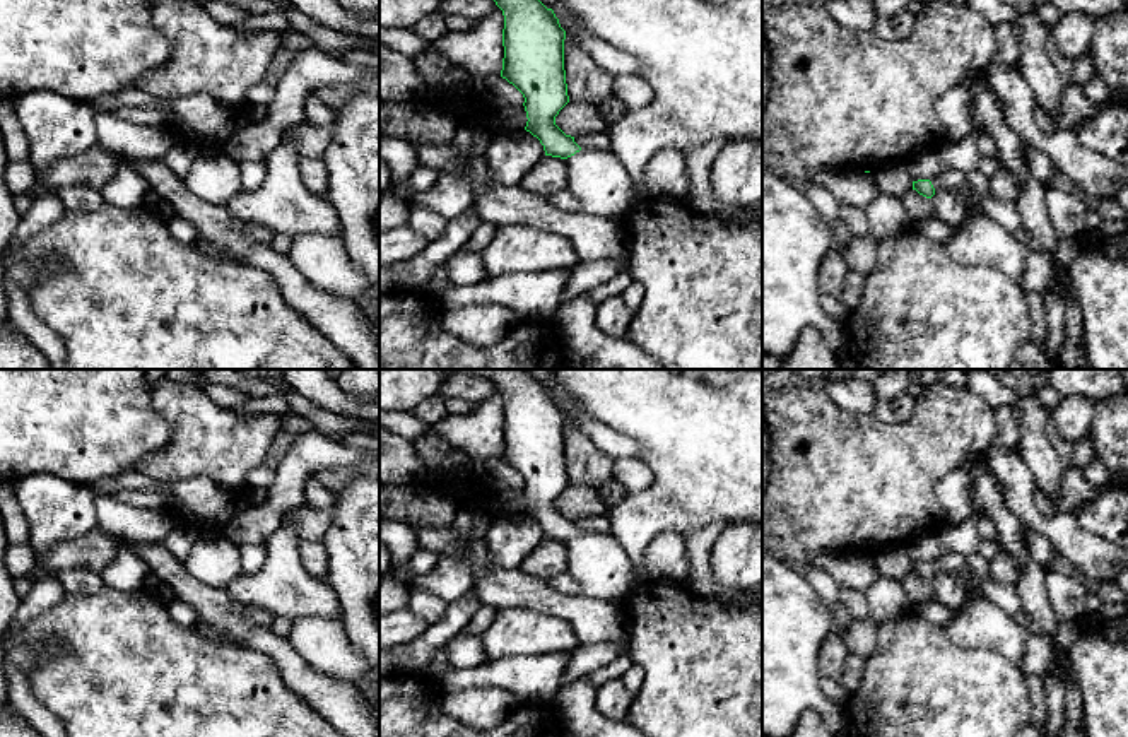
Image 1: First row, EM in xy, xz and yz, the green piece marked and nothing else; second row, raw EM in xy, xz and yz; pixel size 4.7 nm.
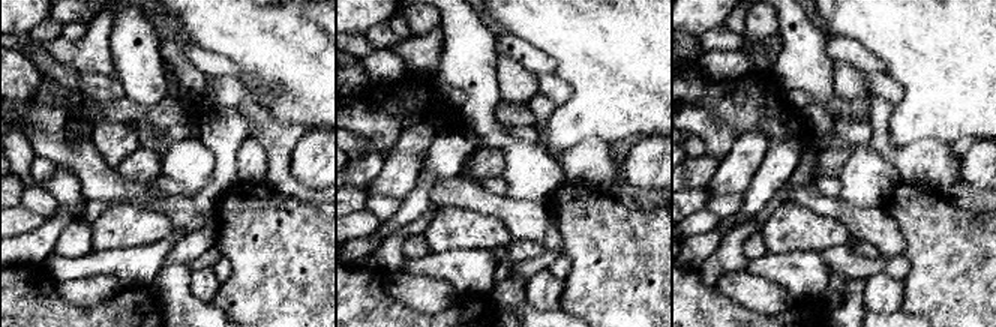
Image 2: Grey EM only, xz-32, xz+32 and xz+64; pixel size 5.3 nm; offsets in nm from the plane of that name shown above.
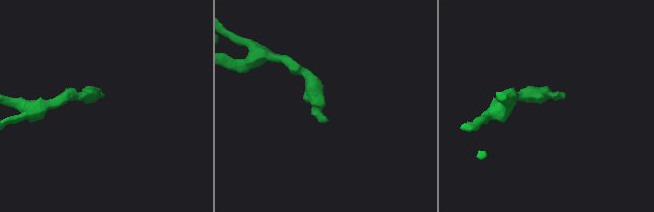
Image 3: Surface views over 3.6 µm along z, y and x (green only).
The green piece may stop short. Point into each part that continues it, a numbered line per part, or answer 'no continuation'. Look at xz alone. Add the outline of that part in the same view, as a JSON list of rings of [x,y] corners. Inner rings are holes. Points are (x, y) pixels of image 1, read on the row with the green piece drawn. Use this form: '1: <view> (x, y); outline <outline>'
1: xz (597, 178); outline [[[581,149],[566,161],[567,190],[581,202],[579,212],[607,219],[632,198],[631,178],[614,152]]]

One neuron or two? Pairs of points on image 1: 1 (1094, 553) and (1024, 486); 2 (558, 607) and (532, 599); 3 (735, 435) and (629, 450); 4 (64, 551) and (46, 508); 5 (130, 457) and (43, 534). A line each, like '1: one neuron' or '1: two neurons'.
1: one neuron
2: one neuron
3: two neurons
4: two neurons
5: two neurons

